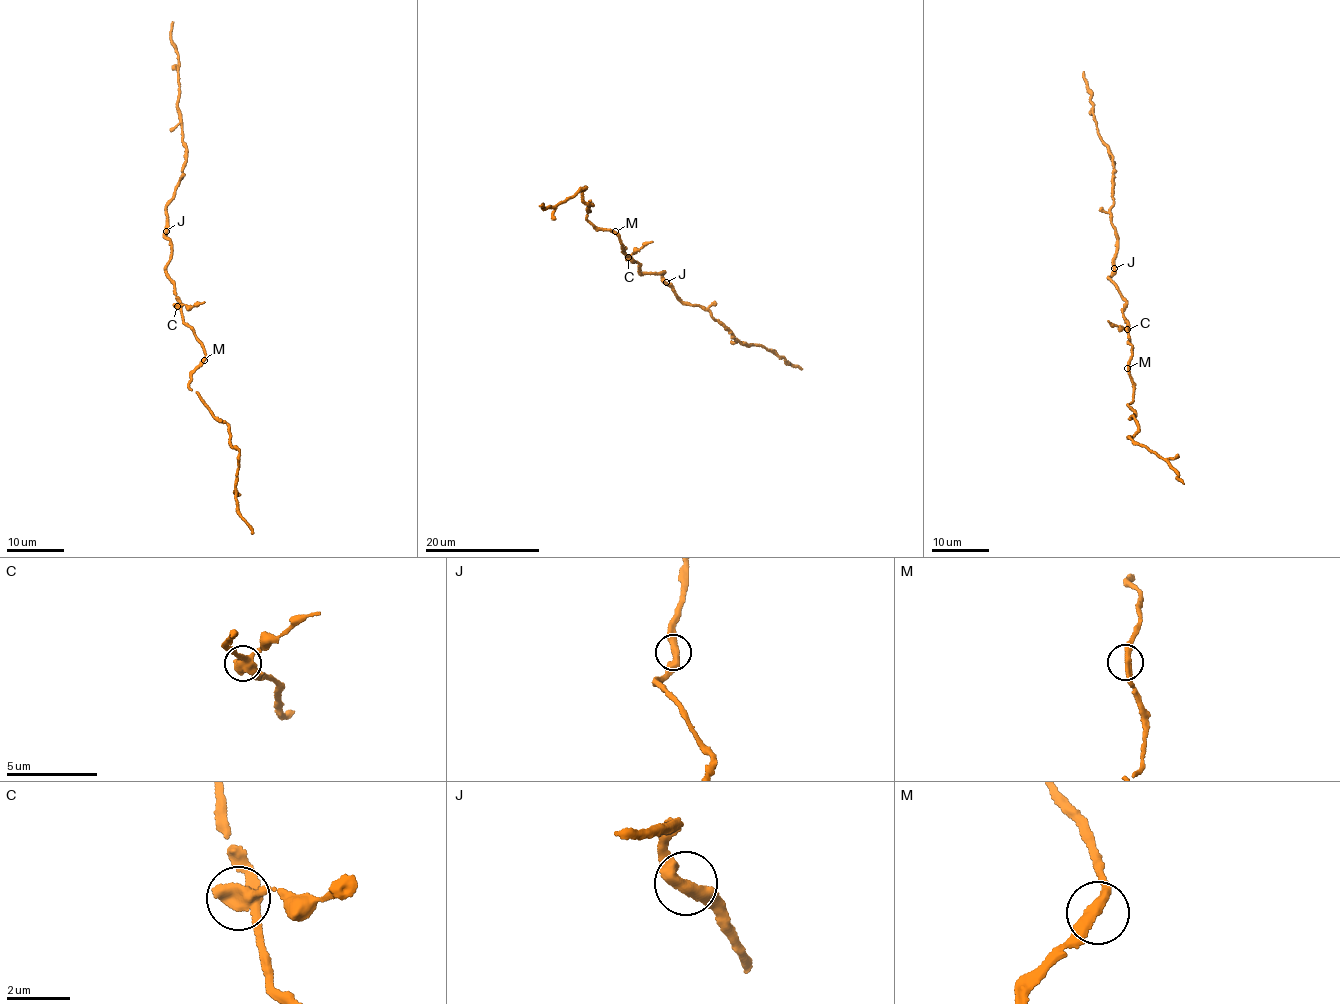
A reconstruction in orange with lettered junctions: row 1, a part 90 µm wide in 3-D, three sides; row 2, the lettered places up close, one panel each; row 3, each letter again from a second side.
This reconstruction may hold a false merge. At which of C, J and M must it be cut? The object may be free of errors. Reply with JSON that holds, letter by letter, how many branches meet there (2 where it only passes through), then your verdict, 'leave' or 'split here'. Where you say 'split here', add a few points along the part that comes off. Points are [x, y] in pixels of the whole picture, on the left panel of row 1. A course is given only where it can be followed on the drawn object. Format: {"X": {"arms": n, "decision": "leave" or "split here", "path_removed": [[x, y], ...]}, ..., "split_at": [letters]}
{"C": {"arms": 3, "decision": "split here", "path_removed": [[177, 306], [204, 302]]}, "J": {"arms": 2, "decision": "leave"}, "M": {"arms": 2, "decision": "leave"}, "split_at": ["C"]}

